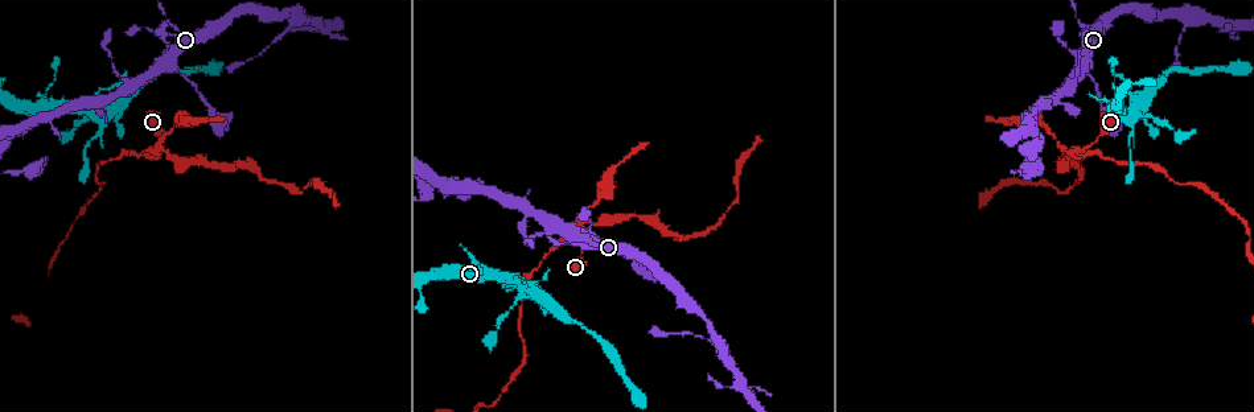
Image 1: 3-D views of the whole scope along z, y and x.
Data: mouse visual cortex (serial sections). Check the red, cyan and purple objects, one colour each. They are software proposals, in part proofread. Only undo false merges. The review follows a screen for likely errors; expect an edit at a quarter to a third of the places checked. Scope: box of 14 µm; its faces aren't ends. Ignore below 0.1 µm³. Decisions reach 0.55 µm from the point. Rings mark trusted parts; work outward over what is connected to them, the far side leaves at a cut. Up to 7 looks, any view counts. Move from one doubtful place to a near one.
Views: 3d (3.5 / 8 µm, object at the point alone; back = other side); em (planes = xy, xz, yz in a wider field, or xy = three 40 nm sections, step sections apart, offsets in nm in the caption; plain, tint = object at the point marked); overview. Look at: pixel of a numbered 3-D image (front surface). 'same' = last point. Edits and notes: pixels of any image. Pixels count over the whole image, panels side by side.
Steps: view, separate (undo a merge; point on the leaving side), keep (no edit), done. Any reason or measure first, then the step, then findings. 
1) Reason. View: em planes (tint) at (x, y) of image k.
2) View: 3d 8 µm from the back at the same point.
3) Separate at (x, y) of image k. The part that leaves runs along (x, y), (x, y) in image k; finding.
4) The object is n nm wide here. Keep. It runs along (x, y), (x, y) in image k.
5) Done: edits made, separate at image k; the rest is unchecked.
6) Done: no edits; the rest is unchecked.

Small branch off a trunk. View: 3d 3.5 µm at (1089, 67) of image 1.

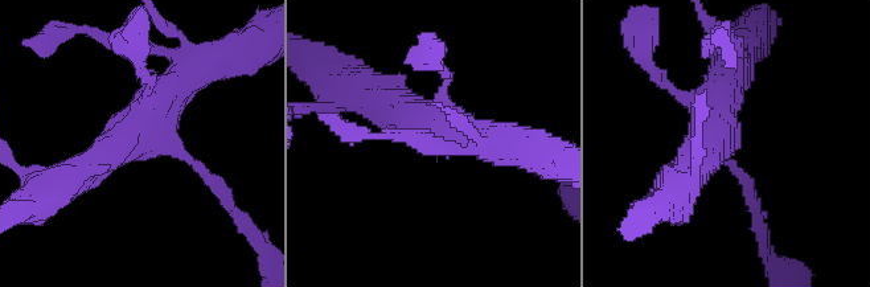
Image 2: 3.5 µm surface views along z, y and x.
View: em xy step 2 (tint) at (159, 138) of image 2.

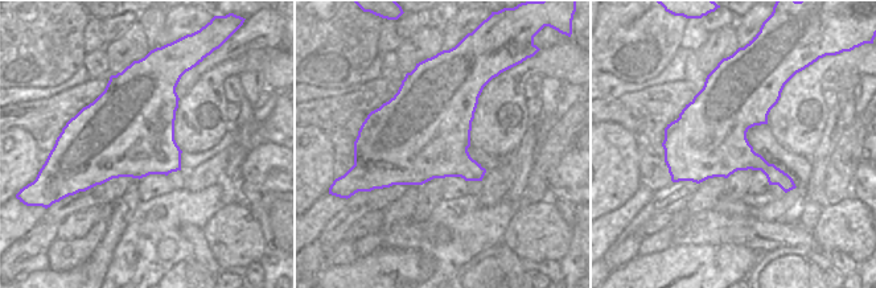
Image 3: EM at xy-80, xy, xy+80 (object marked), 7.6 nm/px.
Keep. One cell here.

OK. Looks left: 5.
Abrupt turn. View: 3d 3.5 µm at (1066, 148) of image 1.

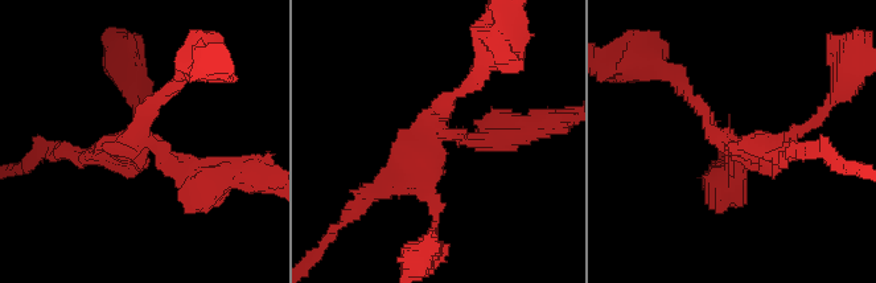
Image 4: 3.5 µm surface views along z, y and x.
Shape alone is not enough. View: em xy step 3 (tint) at (142, 138) of image 4.

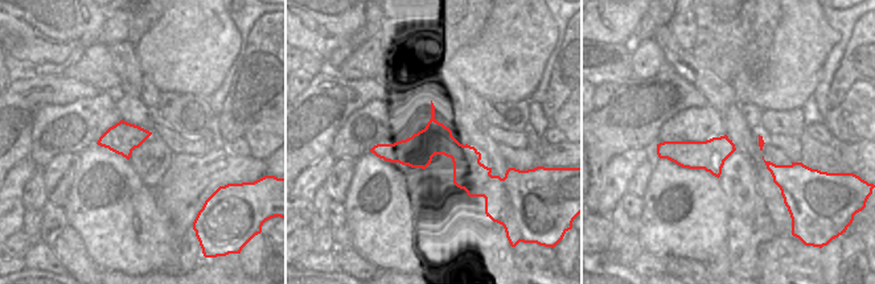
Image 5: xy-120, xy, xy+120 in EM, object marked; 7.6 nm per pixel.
The object is 260 nm wide here. Separate at (719, 184) of image 4. The part that leaves runs along (160, 152), (197, 177), (270, 177) in image 4; two cells meet here.

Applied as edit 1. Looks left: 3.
Redraw. View: overview.

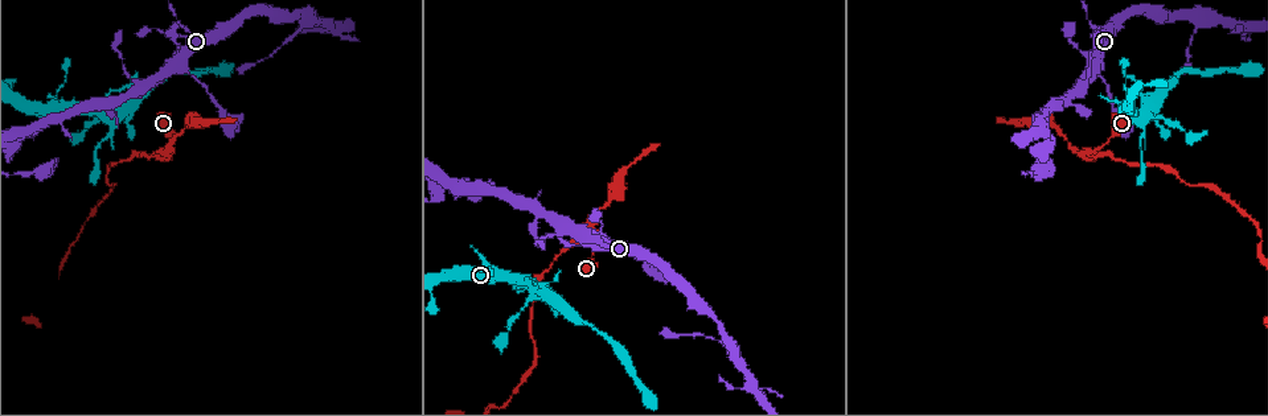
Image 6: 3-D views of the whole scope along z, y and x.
Three-way junction. View: 3d 3.5 µm at (532, 299) of image 6.

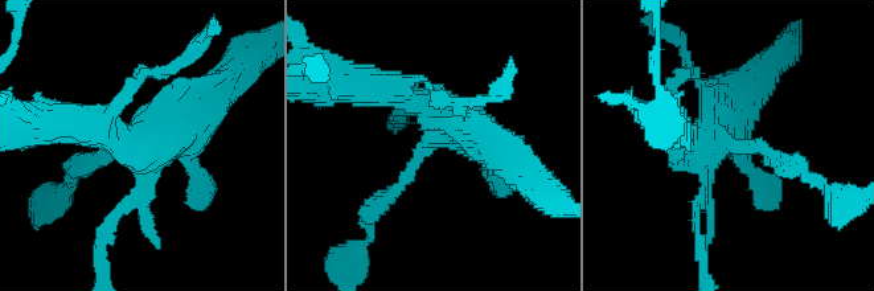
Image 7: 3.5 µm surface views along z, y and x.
Need the tissue. View: em planes (tint) at (725, 145) of image 7.

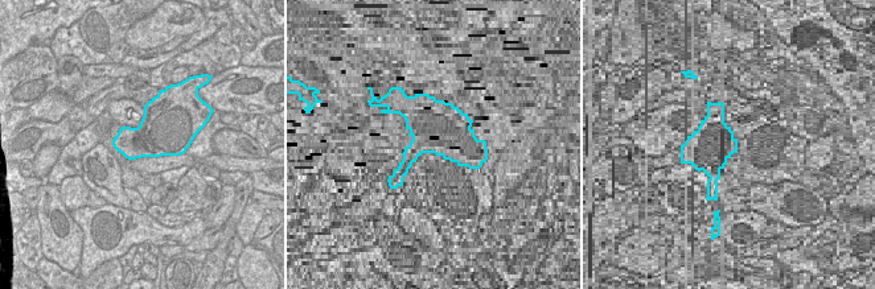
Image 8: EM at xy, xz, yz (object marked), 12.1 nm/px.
The object is 500 nm wide here. Keep. It runs along (377, 85), (467, 128), (512, 163) in image 7; continuous, no second cell.

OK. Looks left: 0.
Done: edits made, separate at image 4; the rest is unchecked.

